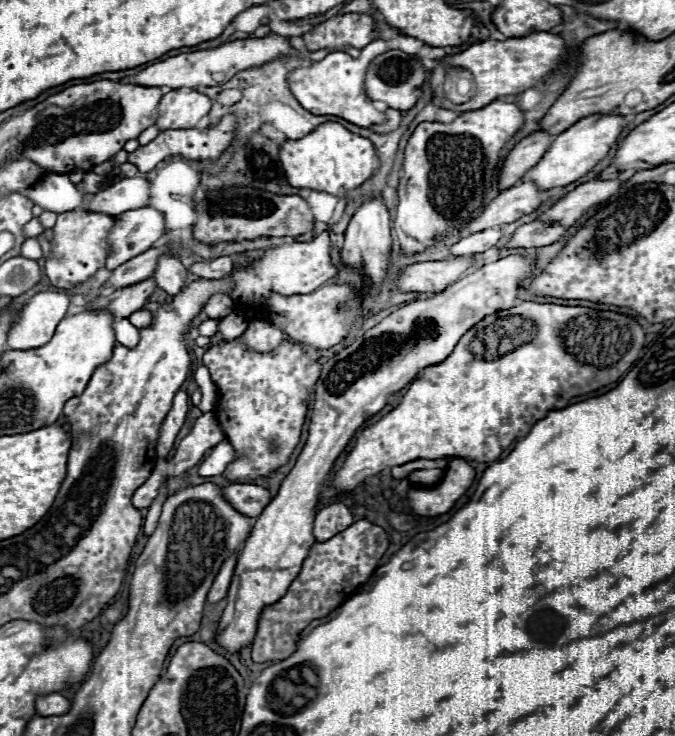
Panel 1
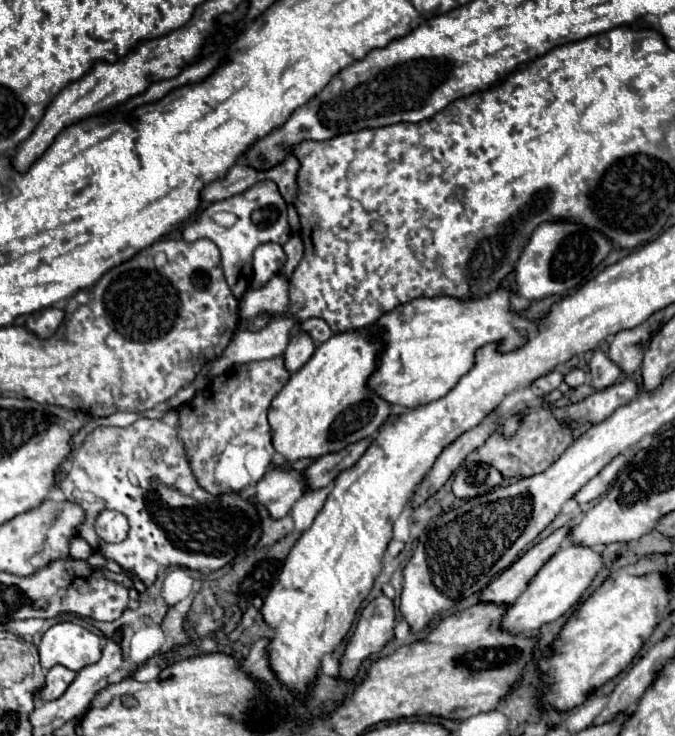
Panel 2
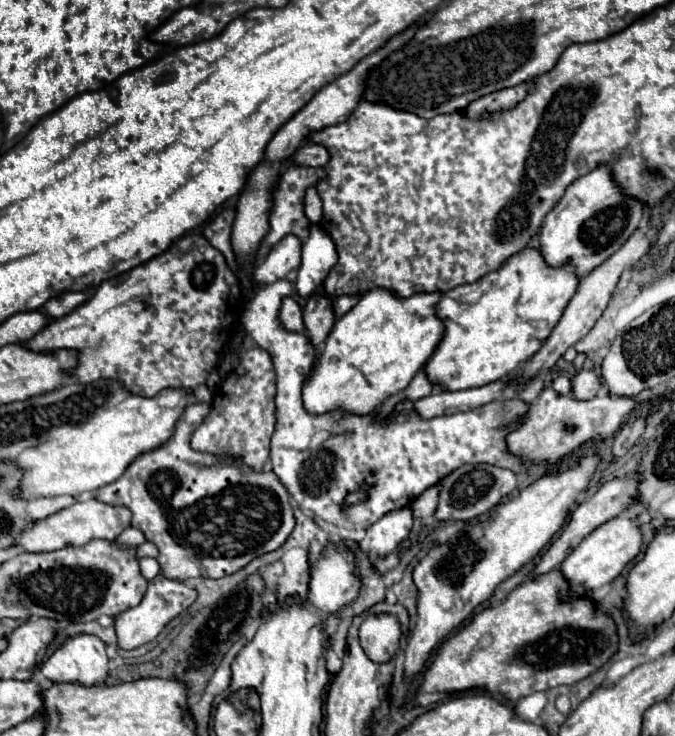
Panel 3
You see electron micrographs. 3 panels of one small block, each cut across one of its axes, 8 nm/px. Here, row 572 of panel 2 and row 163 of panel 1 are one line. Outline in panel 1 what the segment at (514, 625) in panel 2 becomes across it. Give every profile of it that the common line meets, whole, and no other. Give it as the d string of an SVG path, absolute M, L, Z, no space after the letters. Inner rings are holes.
M588 116L580 122L576 122L572 128L564 130L554 138L548 152L542 156L540 164L536 168L530 168L524 174L524 180L532 180L536 188L556 188L556 186L568 186L570 182L582 178L588 170L592 170L614 146L616 138L620 136L624 128L624 116Z

